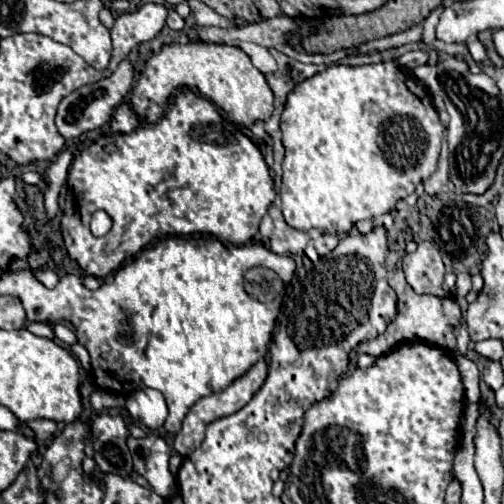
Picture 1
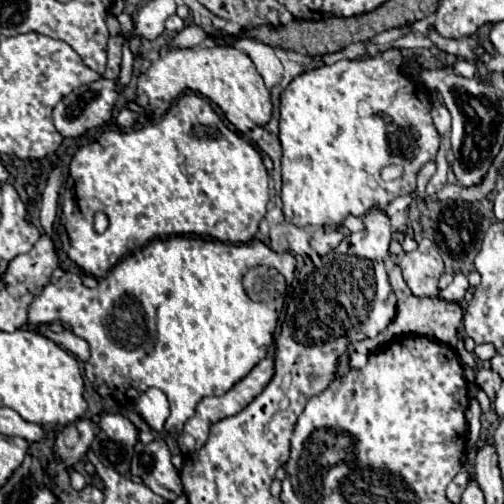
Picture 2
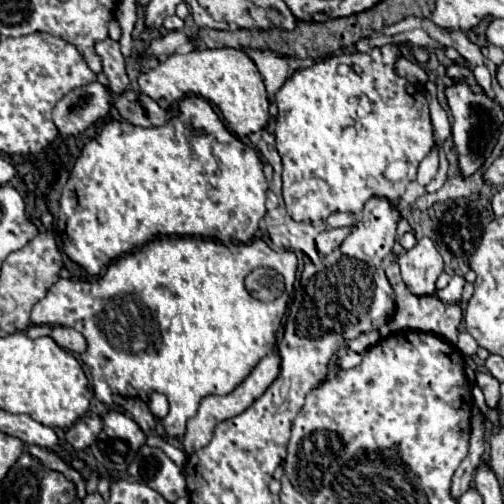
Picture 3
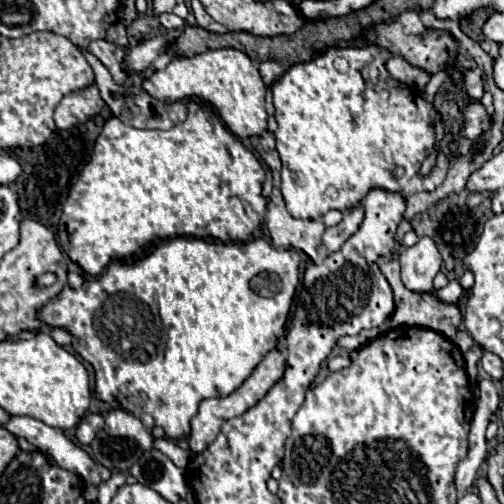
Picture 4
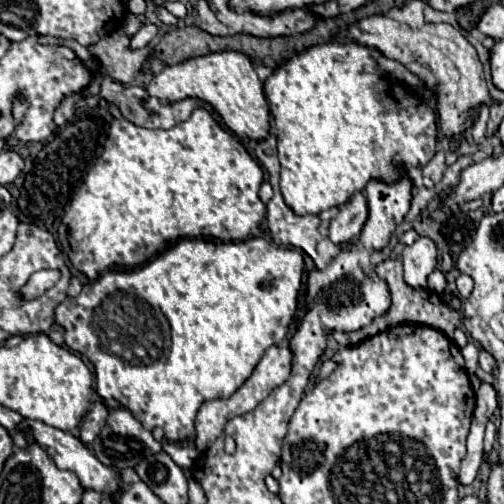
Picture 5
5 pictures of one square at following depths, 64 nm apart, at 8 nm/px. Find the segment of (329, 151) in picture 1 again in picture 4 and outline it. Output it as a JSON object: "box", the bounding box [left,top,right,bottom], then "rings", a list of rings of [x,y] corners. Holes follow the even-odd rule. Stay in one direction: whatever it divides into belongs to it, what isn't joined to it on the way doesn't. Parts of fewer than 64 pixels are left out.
{"box":[270,44,436,220],"rings":[[[378,44],[362,46],[362,48],[328,48],[328,52],[320,54],[312,62],[294,64],[282,76],[282,80],[270,88],[272,90],[274,116],[276,116],[276,122],[278,122],[278,130],[274,132],[276,134],[276,150],[278,150],[280,158],[282,158],[282,166],[284,166],[282,168],[282,196],[284,196],[284,202],[286,202],[288,212],[294,218],[316,220],[316,218],[322,218],[330,210],[340,210],[340,212],[350,210],[350,208],[354,208],[374,188],[380,188],[380,190],[386,190],[386,192],[402,192],[402,184],[420,172],[420,164],[424,162],[426,152],[430,154],[430,150],[434,146],[434,116],[436,116],[436,110],[432,108],[430,102],[426,102],[422,96],[418,96],[410,86],[406,86],[406,84],[402,84],[402,82],[398,82],[398,80],[394,80],[390,76],[390,72],[386,70],[386,62],[392,56],[394,56],[392,52],[388,52],[386,48],[382,48]],[[336,58],[346,58],[348,60],[348,72],[346,74],[340,74],[334,68]],[[396,162],[400,162],[400,166],[404,168],[404,178],[394,178]]]}

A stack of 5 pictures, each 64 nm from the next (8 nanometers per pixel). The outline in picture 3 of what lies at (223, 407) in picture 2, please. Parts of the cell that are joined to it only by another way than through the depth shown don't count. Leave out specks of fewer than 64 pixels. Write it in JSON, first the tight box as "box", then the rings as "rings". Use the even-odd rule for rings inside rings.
{"box":[184,354,280,454],"rings":[[[268,354],[268,356],[264,356],[264,358],[258,362],[258,366],[250,372],[250,376],[248,376],[240,386],[236,386],[230,394],[226,394],[226,396],[206,396],[206,398],[200,402],[200,408],[198,408],[196,416],[188,420],[186,436],[184,436],[184,450],[186,450],[188,454],[192,454],[192,452],[204,448],[204,446],[212,440],[212,430],[214,430],[214,426],[216,426],[218,422],[222,422],[222,420],[234,418],[234,416],[238,416],[240,412],[244,412],[244,410],[274,382],[274,378],[278,376],[278,372],[280,372],[280,358],[278,358],[278,354]]]}

